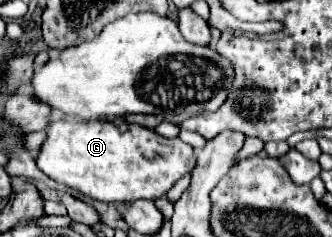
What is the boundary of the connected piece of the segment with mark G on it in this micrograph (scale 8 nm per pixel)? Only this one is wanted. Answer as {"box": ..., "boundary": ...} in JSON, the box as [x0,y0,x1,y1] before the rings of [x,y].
{"box":[36,120,196,204],"boundary":[[[66,120],[52,122],[48,126],[48,138],[42,144],[42,150],[36,158],[38,168],[48,174],[52,180],[70,186],[90,198],[112,204],[130,204],[136,200],[158,200],[184,176],[192,174],[196,168],[194,148],[184,144],[180,138],[164,138],[154,130],[148,130],[140,124],[110,124],[110,122],[90,122],[90,124],[72,124]]]}

